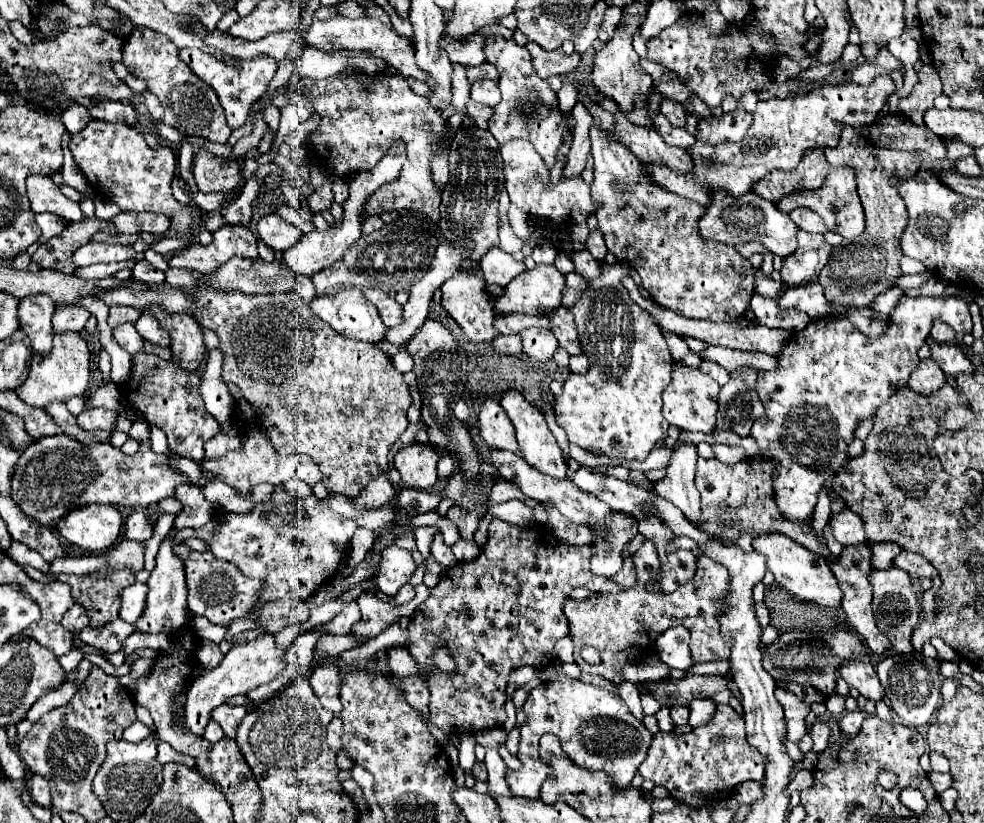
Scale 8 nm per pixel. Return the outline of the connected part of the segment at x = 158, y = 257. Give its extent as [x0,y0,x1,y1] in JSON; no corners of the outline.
[144,249,170,272]

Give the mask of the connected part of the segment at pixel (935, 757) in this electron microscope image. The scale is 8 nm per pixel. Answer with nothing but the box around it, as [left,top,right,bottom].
[929,752,949,772]

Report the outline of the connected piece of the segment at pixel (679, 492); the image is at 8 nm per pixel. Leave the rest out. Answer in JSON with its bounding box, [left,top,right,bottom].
[655,444,701,528]

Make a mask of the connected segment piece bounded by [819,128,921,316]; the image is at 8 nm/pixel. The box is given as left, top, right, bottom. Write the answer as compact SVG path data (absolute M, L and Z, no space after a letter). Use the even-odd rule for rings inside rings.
M847 128L843 148L829 148L825 150L827 162L831 166L837 164L849 164L853 168L859 168L859 180L857 180L857 192L861 196L863 208L865 208L865 230L857 240L851 240L847 244L839 244L833 248L825 268L819 274L819 282L825 286L827 302L833 304L831 314L845 316L849 308L869 308L877 294L889 290L895 280L903 274L901 272L901 234L905 232L909 224L909 216L905 210L905 204L895 188L889 186L889 176L911 176L919 170L921 156L917 152L897 152L885 146L875 146L871 142L857 144L859 136L853 128ZM849 144L849 146L845 146Z

